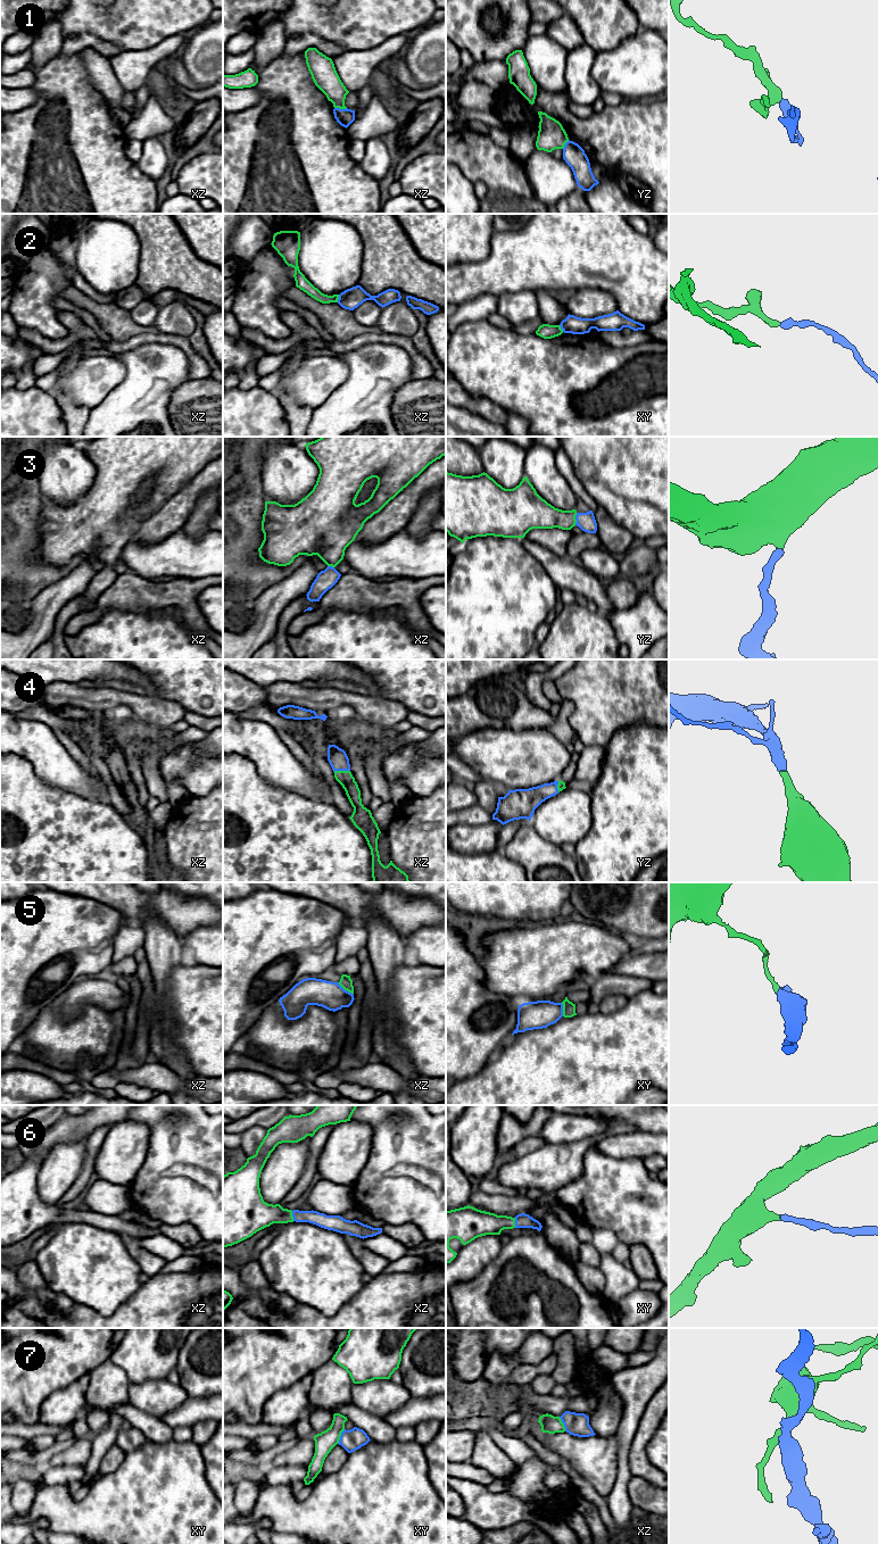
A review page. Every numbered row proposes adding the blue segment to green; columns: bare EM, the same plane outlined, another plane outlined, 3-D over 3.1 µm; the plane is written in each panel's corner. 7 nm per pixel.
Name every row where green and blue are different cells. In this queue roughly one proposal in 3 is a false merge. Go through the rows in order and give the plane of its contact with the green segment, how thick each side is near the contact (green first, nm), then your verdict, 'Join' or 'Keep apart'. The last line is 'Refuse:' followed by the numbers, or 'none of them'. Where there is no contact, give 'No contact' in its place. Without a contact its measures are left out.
1: Touches green in xz. Thickness 180 nm (green) against 120 nm. Keep apart
2: Touches green in xz. Thickness 80 nm (green) against 150 nm. Keep apart
3: Touches green in yz. Thickness 200 nm (green) against 130 nm. Join
4: Touches green in xz. Thickness 110 nm (green) against 140 nm. Join
5: Touches green in xz. Thickness 90 nm (green) against 190 nm. Keep apart
6: Touches green in xz. Thickness 220 nm (green) against 100 nm. Join
7: Touches green in xy. Thickness 140 nm (green) against 150 nm. Keep apart
Refuse: 1, 2, 5, 7

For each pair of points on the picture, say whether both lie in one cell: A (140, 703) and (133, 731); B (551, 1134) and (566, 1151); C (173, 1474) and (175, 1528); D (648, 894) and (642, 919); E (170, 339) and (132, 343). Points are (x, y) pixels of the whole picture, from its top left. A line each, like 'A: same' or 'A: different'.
A: different
B: different
C: same
D: same
E: same

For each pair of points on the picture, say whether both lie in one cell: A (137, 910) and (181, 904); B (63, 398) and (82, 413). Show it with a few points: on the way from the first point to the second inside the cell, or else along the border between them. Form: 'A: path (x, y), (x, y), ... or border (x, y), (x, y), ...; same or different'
A: path (148, 904), (170, 904); same
B: path (66, 403), (77, 413); same

